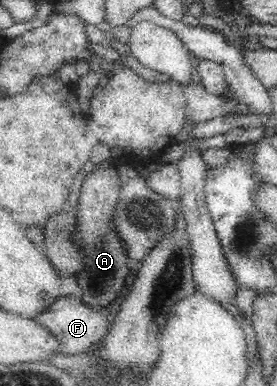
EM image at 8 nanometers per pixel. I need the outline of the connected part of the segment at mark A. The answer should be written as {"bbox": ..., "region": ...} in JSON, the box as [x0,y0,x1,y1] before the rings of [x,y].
{"bbox":[71,162,130,308],"region":[[[106,162],[101,167],[94,167],[93,173],[85,178],[79,192],[75,210],[76,228],[71,233],[71,241],[81,254],[81,267],[75,272],[75,277],[82,294],[80,300],[92,308],[110,306],[116,300],[116,294],[122,292],[126,278],[130,276],[126,245],[124,239],[118,236],[114,220],[120,184],[117,170]]]}

